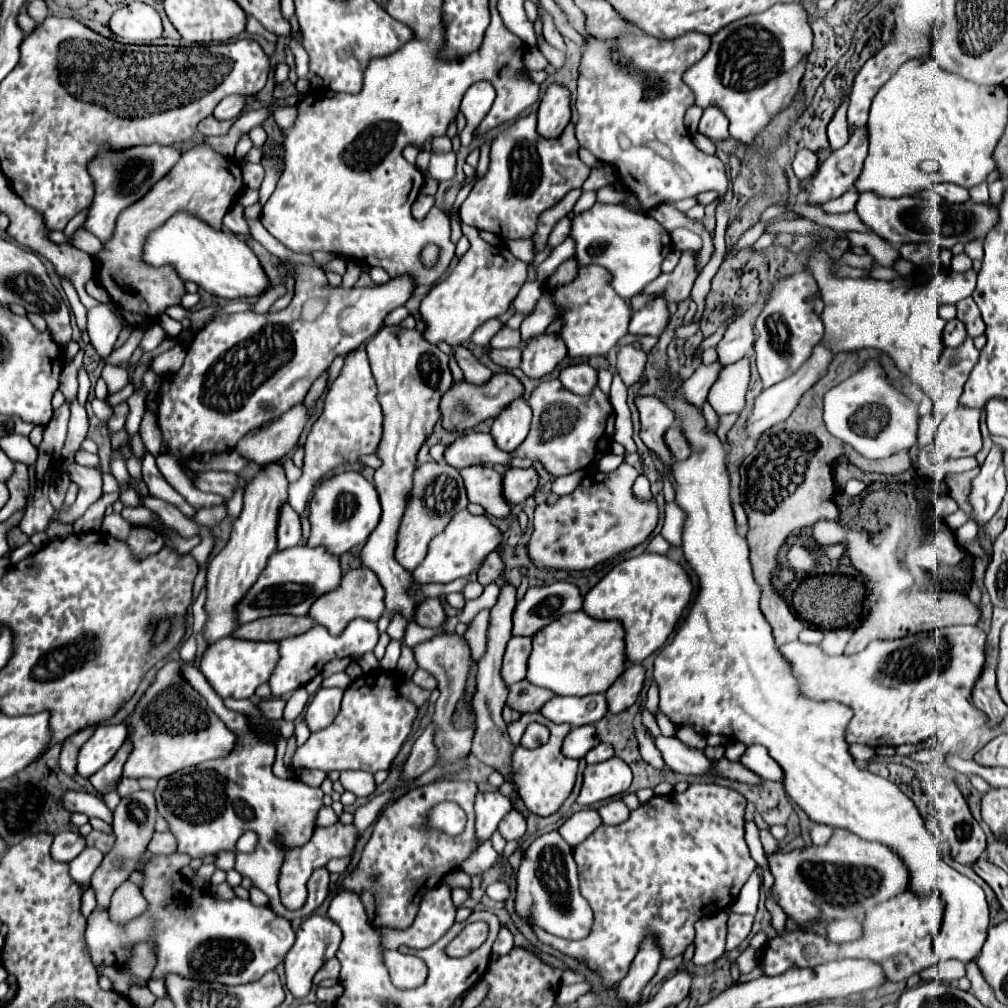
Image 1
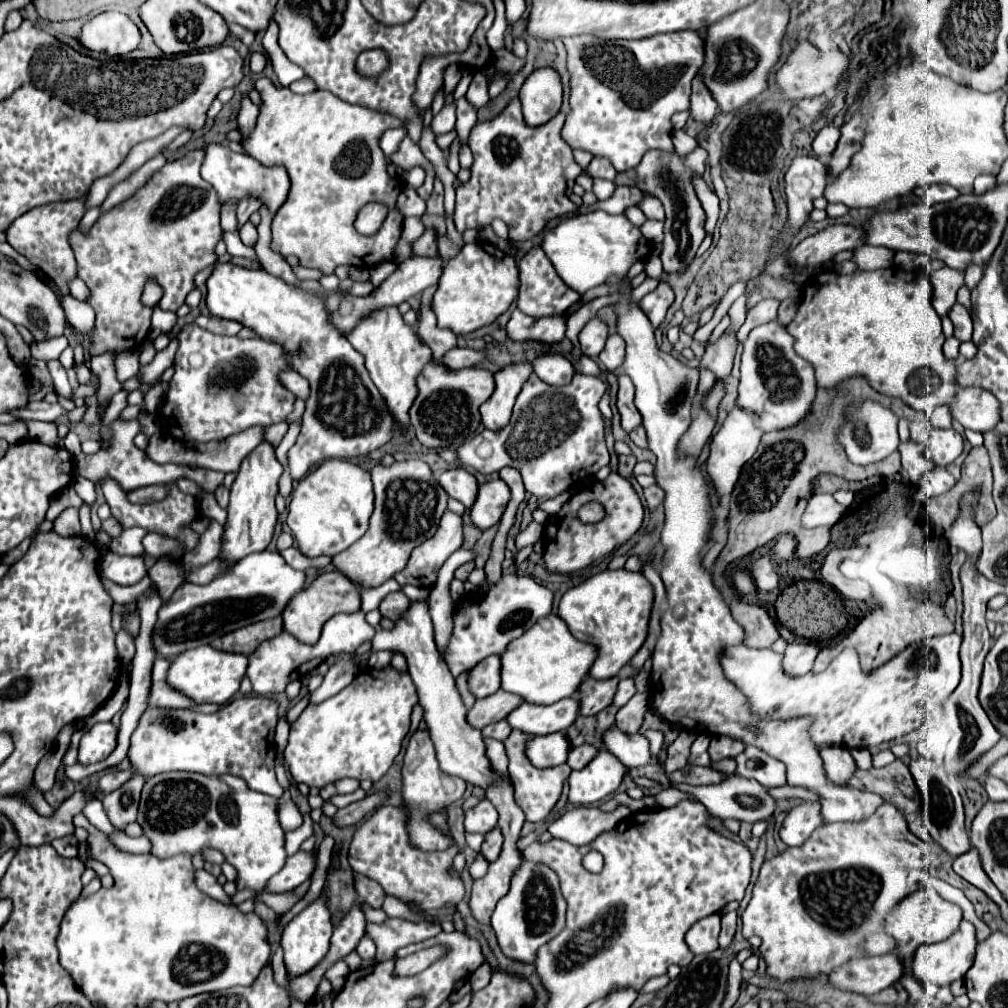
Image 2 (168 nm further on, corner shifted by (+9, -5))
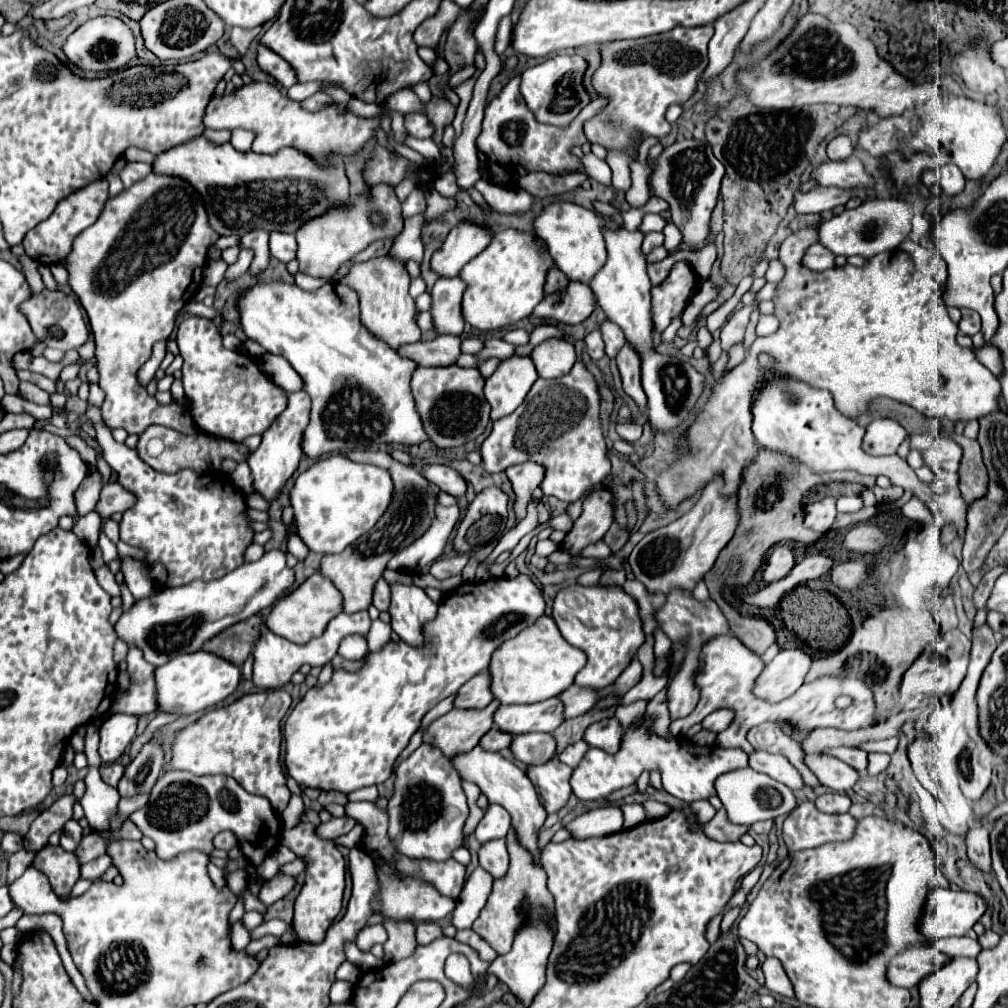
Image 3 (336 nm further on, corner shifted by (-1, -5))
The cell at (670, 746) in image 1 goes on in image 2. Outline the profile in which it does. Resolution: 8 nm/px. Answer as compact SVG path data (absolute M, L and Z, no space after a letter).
M617 726L607 728L603 732L603 746L629 768L637 768L637 766L645 766L645 764L655 766L659 760L649 754L649 742L645 736L621 732Z

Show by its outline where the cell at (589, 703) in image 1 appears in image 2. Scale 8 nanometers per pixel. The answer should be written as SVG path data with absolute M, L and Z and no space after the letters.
M571 696L549 706L523 702L505 720L509 722L511 728L521 730L529 736L545 736L551 732L565 730L567 726L571 726L571 722L575 722L577 716L579 702L577 696Z

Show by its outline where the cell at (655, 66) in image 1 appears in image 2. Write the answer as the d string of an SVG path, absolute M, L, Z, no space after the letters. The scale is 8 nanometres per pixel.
M671 32L641 40L603 40L595 36L563 38L567 48L567 68L571 74L571 114L563 126L563 140L573 148L589 150L593 156L611 160L617 172L635 168L643 154L651 148L673 150L671 144L671 114L689 110L691 78L703 66L705 50L699 32Z

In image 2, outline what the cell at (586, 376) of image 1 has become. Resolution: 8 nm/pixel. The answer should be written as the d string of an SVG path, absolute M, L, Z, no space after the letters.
M543 354L543 356L537 356L533 362L533 370L535 374L547 382L547 384L553 384L553 386L565 386L571 382L573 374L575 374L575 368L573 364L559 356L559 354Z

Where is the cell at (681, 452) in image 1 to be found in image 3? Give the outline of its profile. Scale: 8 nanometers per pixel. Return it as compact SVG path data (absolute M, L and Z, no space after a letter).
M621 422L621 424L617 424L617 432L619 432L619 436L621 436L623 440L635 442L635 440L641 438L643 426L641 426L639 422Z

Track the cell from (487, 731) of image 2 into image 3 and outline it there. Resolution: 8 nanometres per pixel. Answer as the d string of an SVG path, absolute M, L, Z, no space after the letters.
M493 728L493 730L489 730L483 738L481 738L481 746L485 746L485 750L493 750L493 752L499 752L499 750L505 750L505 748L509 748L511 746L511 740L513 740L513 736L511 734L507 734L507 732L503 732L503 730L499 730L499 728Z

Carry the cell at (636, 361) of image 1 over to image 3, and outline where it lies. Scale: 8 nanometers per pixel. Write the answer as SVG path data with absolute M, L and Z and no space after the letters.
M605 322L605 324L601 326L601 332L603 332L607 356L609 356L609 358L615 358L615 356L619 354L619 350L627 344L623 330L621 330L617 324L613 324L613 322Z

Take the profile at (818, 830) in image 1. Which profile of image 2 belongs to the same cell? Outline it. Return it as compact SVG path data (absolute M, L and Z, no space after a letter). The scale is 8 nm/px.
M819 802L799 804L785 816L783 826L779 828L779 836L787 846L799 846L813 834L815 828L823 824L825 822L819 810Z

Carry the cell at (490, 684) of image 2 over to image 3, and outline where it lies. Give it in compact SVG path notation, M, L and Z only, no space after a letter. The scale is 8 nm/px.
M489 670L477 674L477 678L471 678L469 682L465 682L465 686L461 686L455 698L455 706L457 708L485 708L493 700L493 692L489 684L491 684Z

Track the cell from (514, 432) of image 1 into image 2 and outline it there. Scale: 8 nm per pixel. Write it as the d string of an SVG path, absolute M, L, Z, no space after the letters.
M529 362L509 364L493 374L495 392L479 408L485 428L499 430L509 422L511 410L513 410L513 404L521 392L521 386L527 382L527 378L531 374L533 374L533 368Z

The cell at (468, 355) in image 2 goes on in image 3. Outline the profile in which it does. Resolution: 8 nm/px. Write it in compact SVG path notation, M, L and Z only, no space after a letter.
M435 338L431 342L415 342L399 350L401 356L417 362L419 366L453 366L461 356L461 338Z

